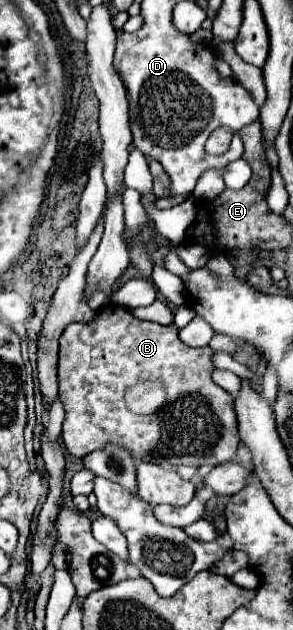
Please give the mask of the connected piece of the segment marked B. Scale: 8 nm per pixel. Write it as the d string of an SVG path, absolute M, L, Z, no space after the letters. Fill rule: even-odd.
M108 303L104 305L96 317L96 321L90 321L90 323L72 323L64 329L62 337L60 337L60 363L58 363L58 383L60 383L60 401L64 405L64 411L66 411L66 419L64 419L64 425L62 425L62 443L66 447L66 451L74 457L84 457L88 453L92 453L94 449L104 449L108 443L110 445L120 445L124 449L130 451L130 455L136 459L136 461L148 461L148 463L162 463L162 461L168 461L170 465L218 465L218 463L224 463L224 461L230 461L234 455L236 455L236 447L234 447L234 399L230 393L226 393L222 387L218 387L214 381L212 381L212 371L214 371L214 363L212 363L212 355L214 351L210 347L200 347L200 349L192 349L188 347L186 343L180 341L178 337L178 327L176 325L168 325L168 329L160 329L158 323L152 323L152 321L142 321L142 319L136 319L132 315L130 309L126 307L120 307L116 303ZM146 379L152 379L152 381L160 381L164 387L166 387L166 403L154 413L154 415L136 415L132 411L128 411L126 403L124 403L124 395L126 395L126 389L138 381L146 381Z

